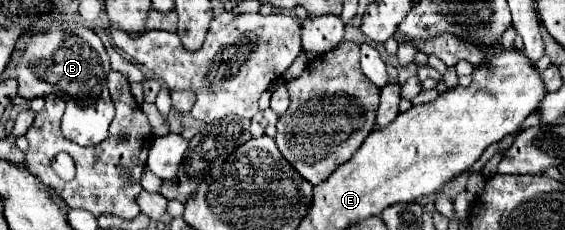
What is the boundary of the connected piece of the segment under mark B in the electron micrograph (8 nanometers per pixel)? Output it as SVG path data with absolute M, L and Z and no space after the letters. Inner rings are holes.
M57 17L39 19L23 37L25 53L17 63L19 95L26 100L55 93L65 101L65 115L61 119L63 137L77 145L97 145L109 135L115 107L107 91L107 73L111 71L109 55L99 35L79 23L63 23Z

